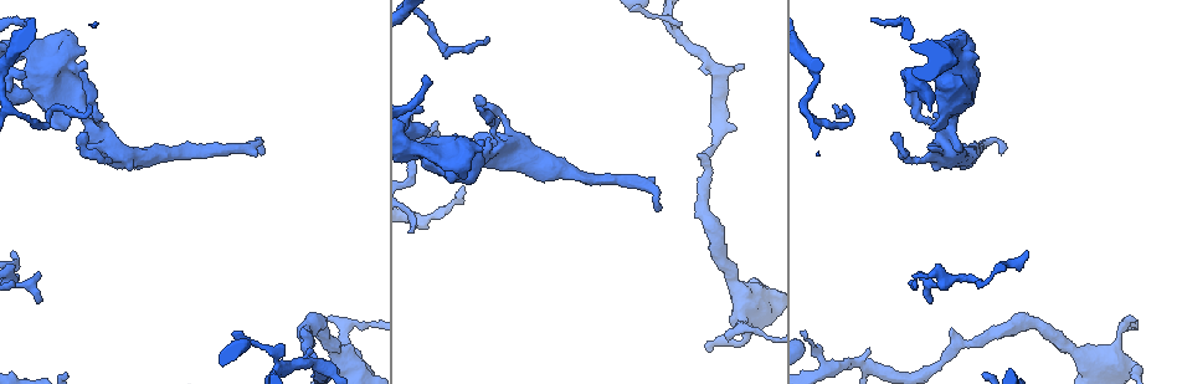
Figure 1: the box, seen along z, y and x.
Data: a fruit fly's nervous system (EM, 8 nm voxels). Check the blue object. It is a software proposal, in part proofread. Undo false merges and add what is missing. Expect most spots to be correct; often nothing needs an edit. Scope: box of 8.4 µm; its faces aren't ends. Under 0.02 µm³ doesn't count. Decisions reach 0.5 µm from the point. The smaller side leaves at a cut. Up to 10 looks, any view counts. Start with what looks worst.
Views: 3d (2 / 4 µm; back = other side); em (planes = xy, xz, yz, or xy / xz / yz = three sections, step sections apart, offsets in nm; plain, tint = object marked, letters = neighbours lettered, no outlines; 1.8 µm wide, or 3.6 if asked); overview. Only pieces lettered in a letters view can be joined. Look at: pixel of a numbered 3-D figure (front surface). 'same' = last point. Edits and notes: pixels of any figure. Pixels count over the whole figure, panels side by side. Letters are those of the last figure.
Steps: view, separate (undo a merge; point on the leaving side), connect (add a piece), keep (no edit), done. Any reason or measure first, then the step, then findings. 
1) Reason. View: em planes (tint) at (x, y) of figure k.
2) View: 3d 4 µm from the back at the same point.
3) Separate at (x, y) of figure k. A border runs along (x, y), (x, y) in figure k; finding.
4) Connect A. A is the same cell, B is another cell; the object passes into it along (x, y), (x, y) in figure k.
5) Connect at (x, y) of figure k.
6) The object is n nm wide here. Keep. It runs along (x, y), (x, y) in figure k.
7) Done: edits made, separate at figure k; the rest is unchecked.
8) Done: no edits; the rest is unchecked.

Looks like a crossing. View: em 3.6 µm xy step 4 (letters) at (746, 308) of figure 1.

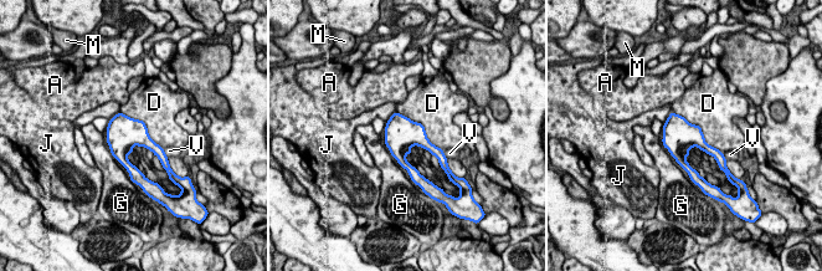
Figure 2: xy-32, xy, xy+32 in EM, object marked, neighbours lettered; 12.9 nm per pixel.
The object is 440 nm wide here. Keep. A, D, G, J, M and V are other cells; a border runs along (672, 111), (697, 124), (723, 154) in figure 2; one neuron here.

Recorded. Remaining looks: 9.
Branch stops here. View: em xy step 16 (letters) at (26, 19) of figure 1.

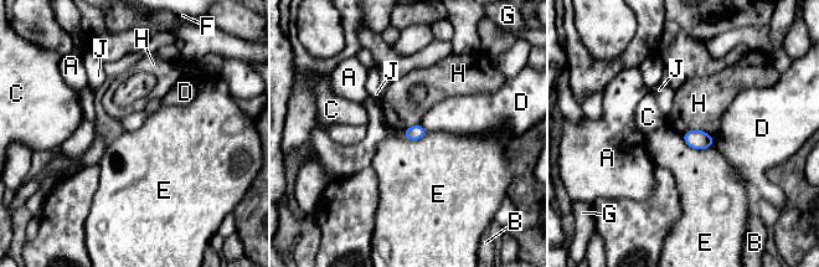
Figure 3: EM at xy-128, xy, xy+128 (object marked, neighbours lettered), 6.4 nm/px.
View: em planes (letters) at the same point.

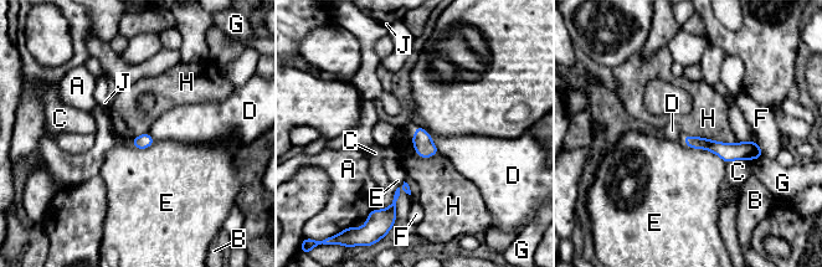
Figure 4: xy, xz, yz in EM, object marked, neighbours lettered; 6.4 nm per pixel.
Keep. A, B, C, D, E, F, G, H and J are other cells; it runs along (687, 139), (724, 150), (758, 153) in figure 4; none of them fits.

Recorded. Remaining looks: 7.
Looks like a crossing. View: 3d 4 µm at (498, 150) of figure 1.

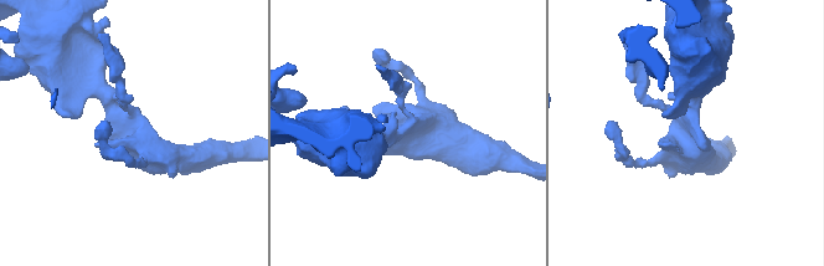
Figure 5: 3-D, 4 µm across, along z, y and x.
View: em 3.6 µm xy step 8 (tint) at (125, 120) of figure 5.

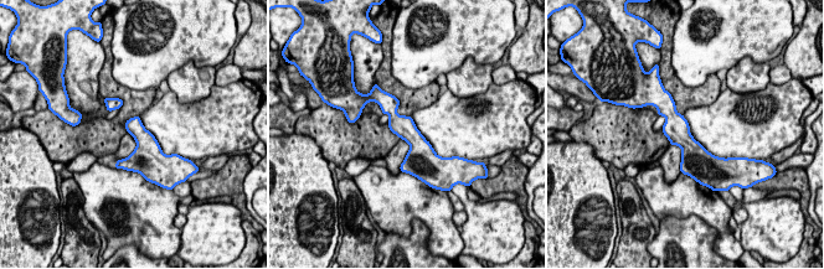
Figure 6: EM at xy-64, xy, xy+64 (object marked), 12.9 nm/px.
Cut it another way. View: em 3.6 µm planes (letters) at the same point.

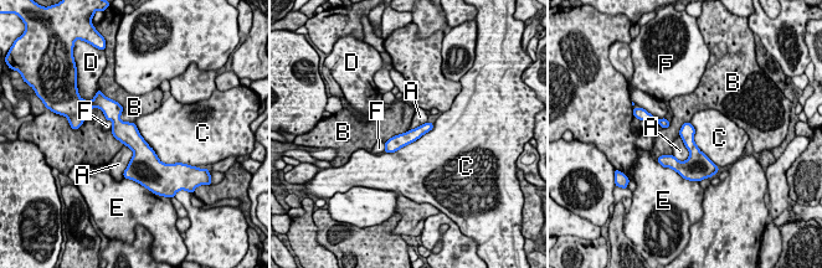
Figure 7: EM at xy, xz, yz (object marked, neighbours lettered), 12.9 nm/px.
Keep. A, B, C, D, E and F are other cells; it runs along (114, 106), (138, 145), (129, 173) in figure 7; all the same neuron.

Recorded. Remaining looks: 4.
Stops while still wide. View: em xz step 16 (letters) at (450, 183) of figure 1.

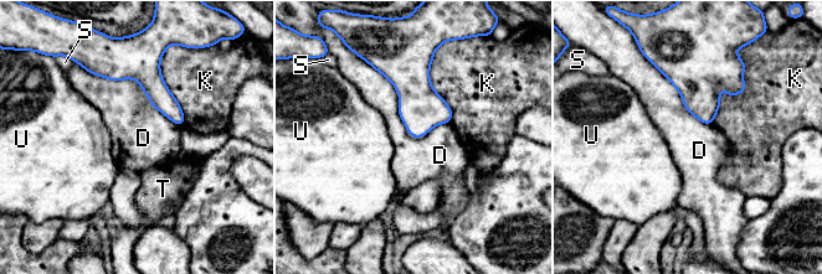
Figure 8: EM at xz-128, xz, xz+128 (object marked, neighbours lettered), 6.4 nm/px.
The object is 240 nm wide here. Keep. D, K, S, T and U are other cells; a border runs along (369, 65), (411, 135), (450, 123) in figure 8; none of them fits.

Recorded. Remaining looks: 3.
Done: no edits; the rest is unchecked.

